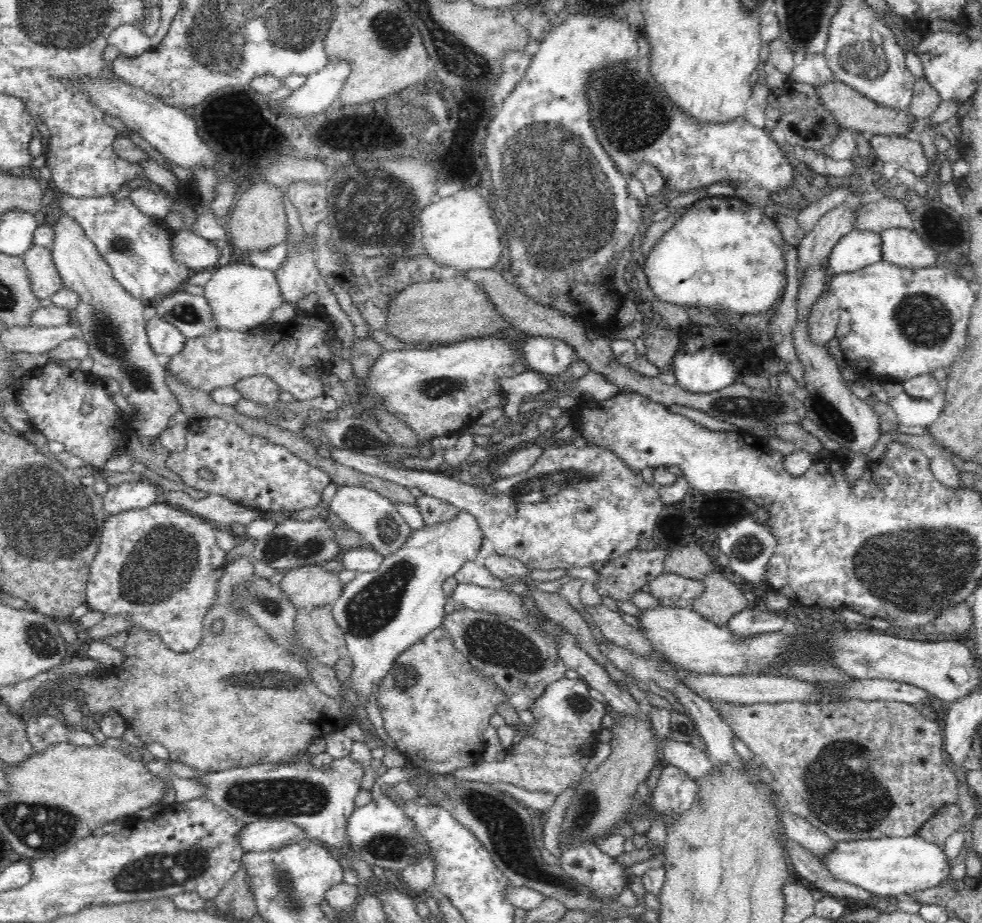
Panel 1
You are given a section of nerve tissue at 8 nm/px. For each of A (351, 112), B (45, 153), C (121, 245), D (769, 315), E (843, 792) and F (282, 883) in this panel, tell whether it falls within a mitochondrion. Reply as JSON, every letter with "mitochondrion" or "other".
{"A":"other","B":"other","C":"mitochondrion","D":"other","E":"mitochondrion","F":"mitochondrion"}

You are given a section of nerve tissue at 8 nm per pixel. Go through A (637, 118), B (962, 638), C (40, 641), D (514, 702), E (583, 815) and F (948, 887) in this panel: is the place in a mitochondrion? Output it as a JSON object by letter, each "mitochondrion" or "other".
{"A":"mitochondrion","B":"other","C":"mitochondrion","D":"other","E":"mitochondrion","F":"other"}

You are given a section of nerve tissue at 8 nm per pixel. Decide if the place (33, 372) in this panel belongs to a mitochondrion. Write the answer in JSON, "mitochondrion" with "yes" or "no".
{"mitochondrion":"no"}

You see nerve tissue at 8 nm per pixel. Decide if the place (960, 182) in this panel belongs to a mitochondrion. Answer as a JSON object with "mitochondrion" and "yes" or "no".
{"mitochondrion":"no"}

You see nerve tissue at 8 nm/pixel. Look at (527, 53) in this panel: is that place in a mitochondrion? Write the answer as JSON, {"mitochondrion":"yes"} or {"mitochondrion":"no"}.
{"mitochondrion":"no"}

